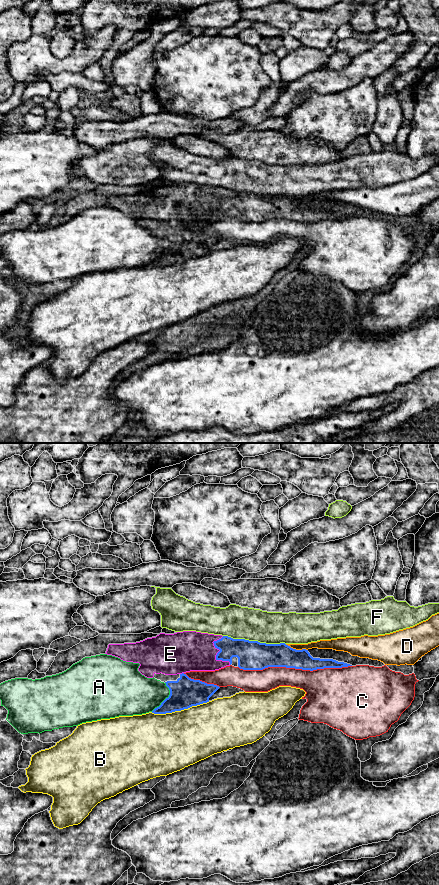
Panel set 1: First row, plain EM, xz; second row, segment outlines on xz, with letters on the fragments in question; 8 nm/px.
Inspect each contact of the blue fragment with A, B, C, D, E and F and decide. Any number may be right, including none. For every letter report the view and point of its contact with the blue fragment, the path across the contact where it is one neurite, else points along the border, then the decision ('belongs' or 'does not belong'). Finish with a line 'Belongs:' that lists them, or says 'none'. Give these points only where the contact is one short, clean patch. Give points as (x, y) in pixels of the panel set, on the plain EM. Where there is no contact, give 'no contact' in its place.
A: meets blue in xz at (166, 250); does not belong
B: meets blue in xz at (180, 262); does not belong
C: meets blue in xz at (294, 219); does not belong
D: meets blue in xz at (295, 201); does not belong
E: meets blue in xz at (217, 205); belongs
F: meets blue in xz at (254, 193); does not belong
Belongs: E

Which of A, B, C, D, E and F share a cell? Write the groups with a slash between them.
A / B / C / D / E / F

